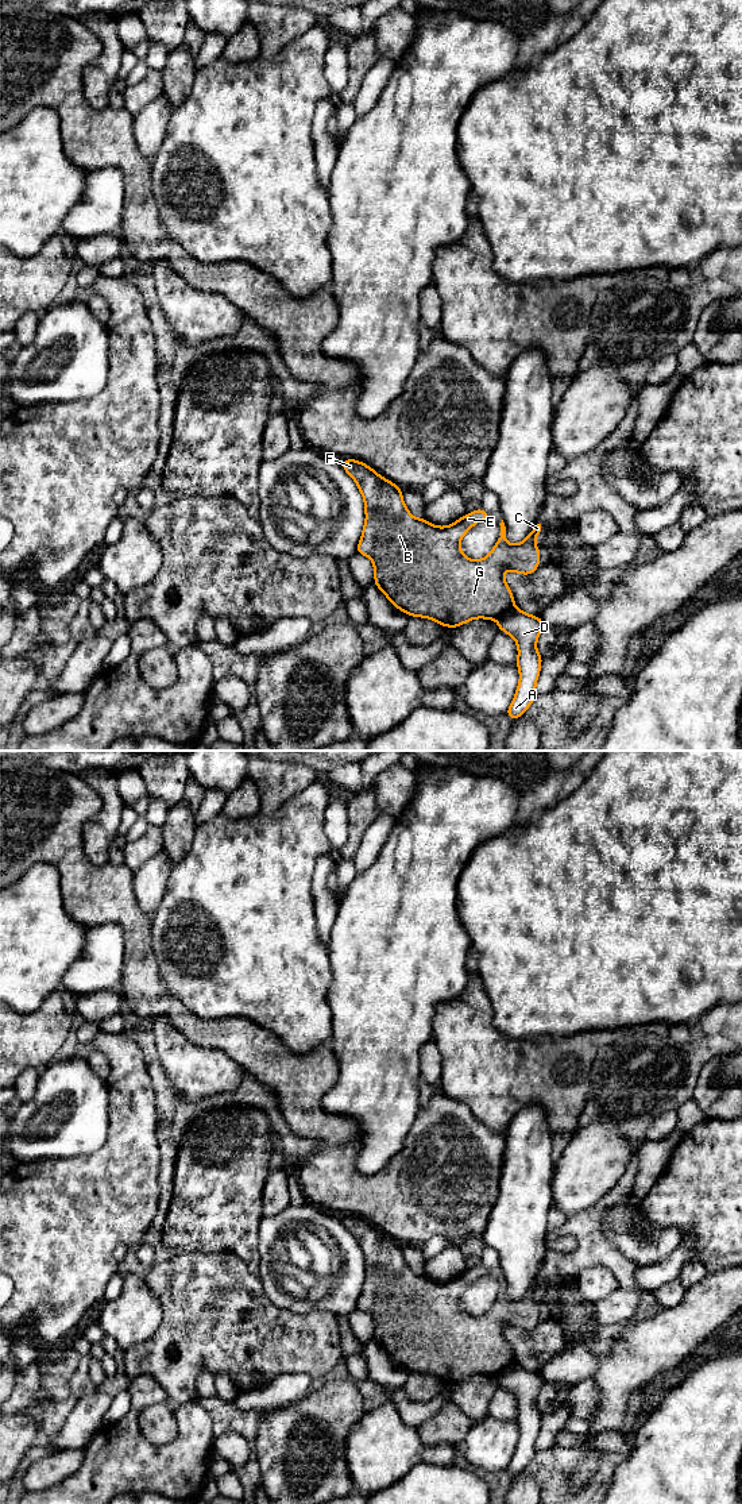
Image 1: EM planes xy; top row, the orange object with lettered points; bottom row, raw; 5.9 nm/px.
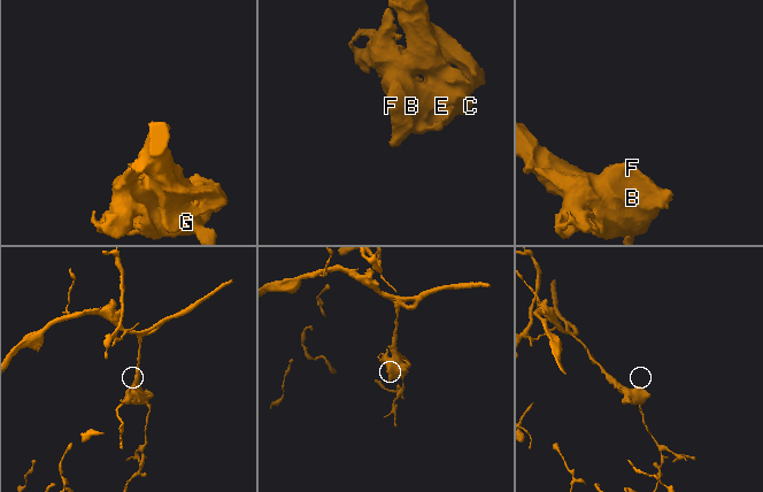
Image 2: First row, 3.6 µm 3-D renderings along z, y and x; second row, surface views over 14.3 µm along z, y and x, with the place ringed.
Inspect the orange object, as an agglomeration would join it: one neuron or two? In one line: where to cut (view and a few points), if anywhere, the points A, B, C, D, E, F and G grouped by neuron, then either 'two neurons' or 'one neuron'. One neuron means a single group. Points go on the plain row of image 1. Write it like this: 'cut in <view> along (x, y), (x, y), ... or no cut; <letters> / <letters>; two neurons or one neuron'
cut in xy along (513, 1361), (497, 1376); A D / B C E F G; two neurons

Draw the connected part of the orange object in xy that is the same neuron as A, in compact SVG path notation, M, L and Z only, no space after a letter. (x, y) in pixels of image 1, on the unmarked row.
M513 1362L498 1376L498 1385L510 1391L518 1403L517 1423L519 1439L510 1463L506 1468L513 1476L518 1476L536 1455L536 1439L540 1432L542 1414L536 1400L545 1380L541 1373L534 1373Z

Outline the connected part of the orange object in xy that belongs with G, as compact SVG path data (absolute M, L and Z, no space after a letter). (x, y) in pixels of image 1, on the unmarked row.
M355 1215L340 1218L347 1230L356 1238L366 1266L366 1279L358 1310L374 1319L374 1341L389 1357L409 1373L424 1373L443 1382L456 1384L475 1374L498 1376L514 1362L514 1353L503 1330L506 1326L530 1331L540 1322L540 1304L534 1300L541 1280L521 1300L506 1297L506 1283L502 1276L501 1293L492 1307L483 1315L472 1316L460 1306L463 1292L480 1276L488 1276L484 1265L467 1269L448 1283L436 1283L425 1274L416 1274L407 1266L402 1245L379 1231L370 1222Z

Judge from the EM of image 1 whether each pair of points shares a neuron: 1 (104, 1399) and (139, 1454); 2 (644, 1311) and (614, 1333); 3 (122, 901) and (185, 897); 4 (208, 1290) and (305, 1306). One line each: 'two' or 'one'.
1: two
2: one
3: two
4: two

